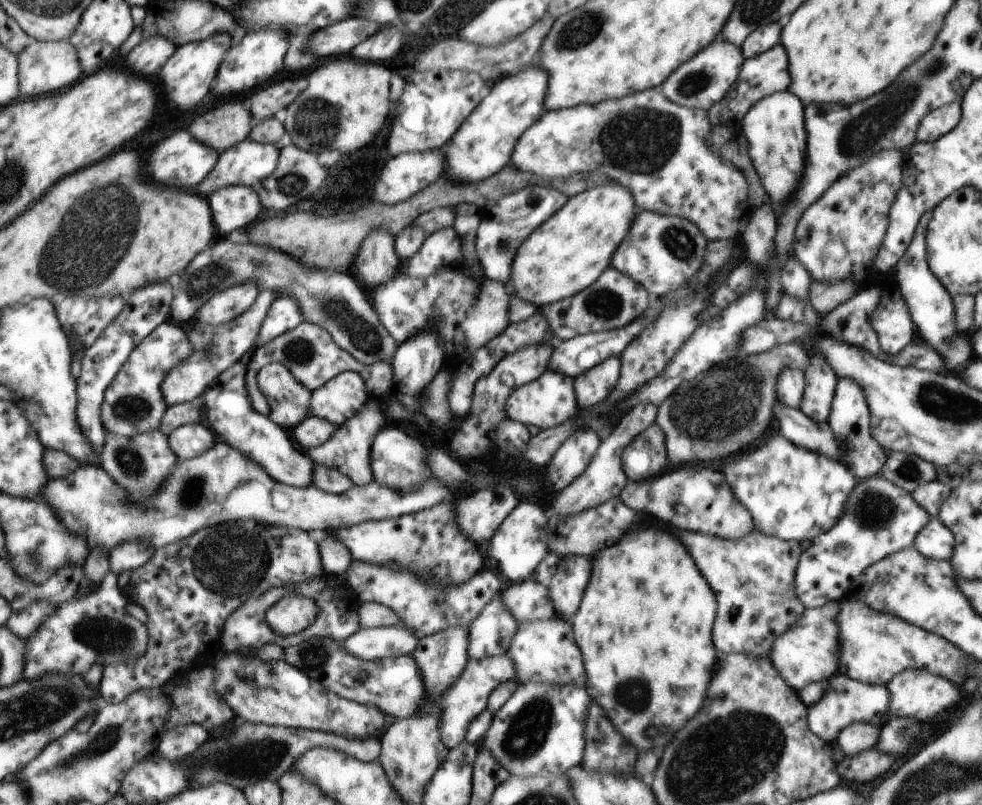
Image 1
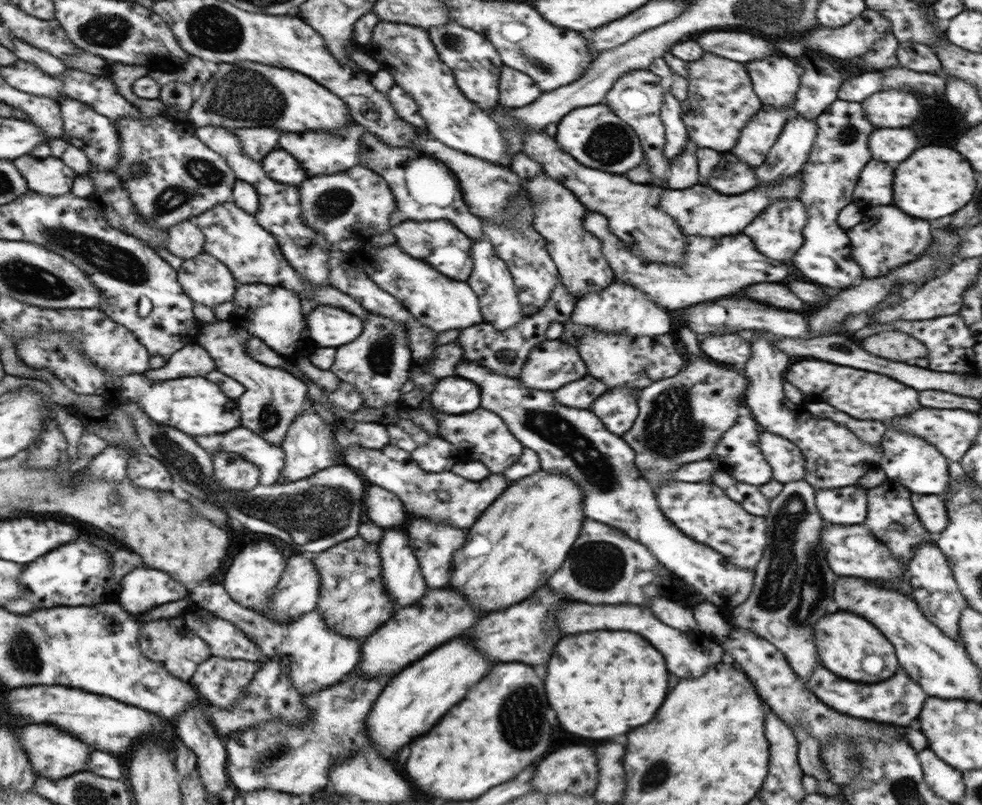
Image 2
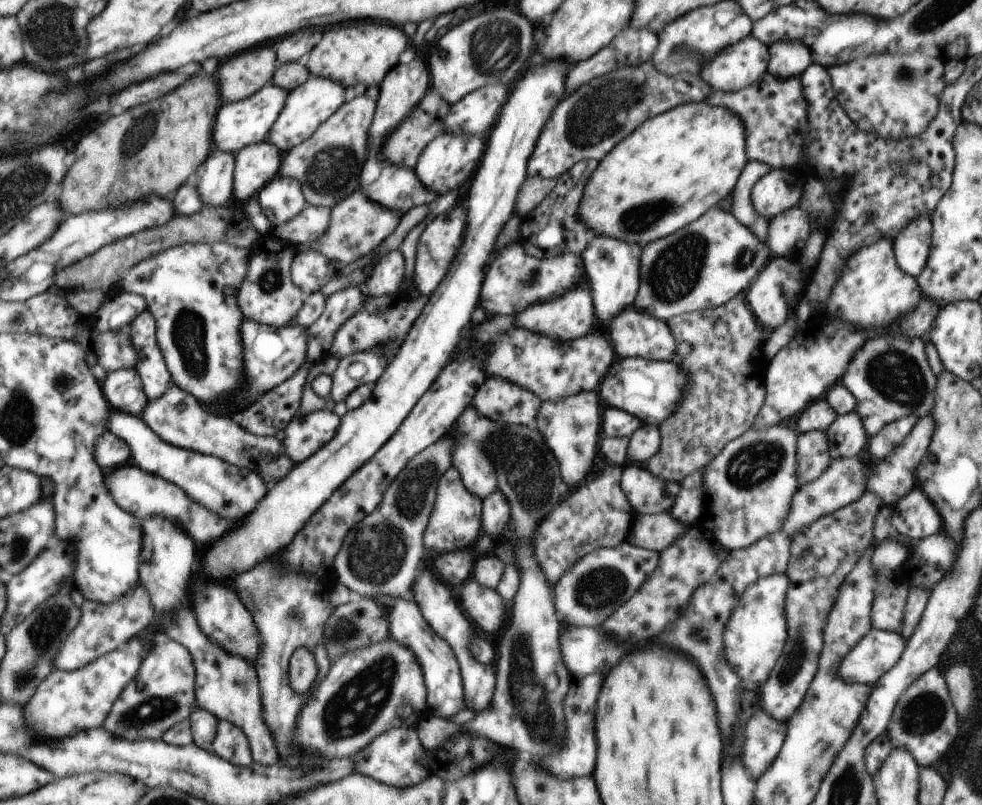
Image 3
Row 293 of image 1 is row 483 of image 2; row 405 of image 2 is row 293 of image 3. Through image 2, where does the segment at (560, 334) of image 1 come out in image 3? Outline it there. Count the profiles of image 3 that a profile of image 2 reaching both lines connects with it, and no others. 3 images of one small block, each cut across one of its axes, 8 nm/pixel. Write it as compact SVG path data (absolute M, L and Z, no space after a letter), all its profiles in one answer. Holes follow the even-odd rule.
M512 242L502 252L498 252L496 260L486 270L480 306L486 310L486 314L515 315L528 307L548 304L552 300L556 300L564 290L568 292L570 288L574 288L582 276L587 278L586 268L584 268L582 260L574 254L567 253L550 260L540 260L528 256L520 248L518 242Z

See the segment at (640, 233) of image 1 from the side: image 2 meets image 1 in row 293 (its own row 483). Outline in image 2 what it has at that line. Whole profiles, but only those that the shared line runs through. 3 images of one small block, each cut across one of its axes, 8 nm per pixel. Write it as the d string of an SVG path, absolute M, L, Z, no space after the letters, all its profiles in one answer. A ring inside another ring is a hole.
M680 326L680 338L686 344L686 350L690 354L688 366L682 372L678 372L676 376L652 382L650 386L646 386L640 392L640 402L638 402L640 414L631 428L621 436L635 452L635 464L639 469L640 476L647 480L655 492L667 482L672 481L670 476L682 464L709 459L720 436L730 430L740 414L745 412L743 401L749 384L748 377L742 374L742 367L720 363L705 356L698 348L698 340L694 338L694 334L682 326Z

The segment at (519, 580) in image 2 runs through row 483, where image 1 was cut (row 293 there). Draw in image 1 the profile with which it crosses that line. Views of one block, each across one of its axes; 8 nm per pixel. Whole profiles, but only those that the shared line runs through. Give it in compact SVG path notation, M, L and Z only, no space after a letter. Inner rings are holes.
M620 183L600 184L582 194L569 197L568 202L552 218L536 228L518 248L510 266L508 282L512 282L512 286L508 286L508 290L514 290L522 300L528 300L528 304L536 304L542 308L586 290L610 266L612 254L630 232L632 220L637 212L632 192Z

